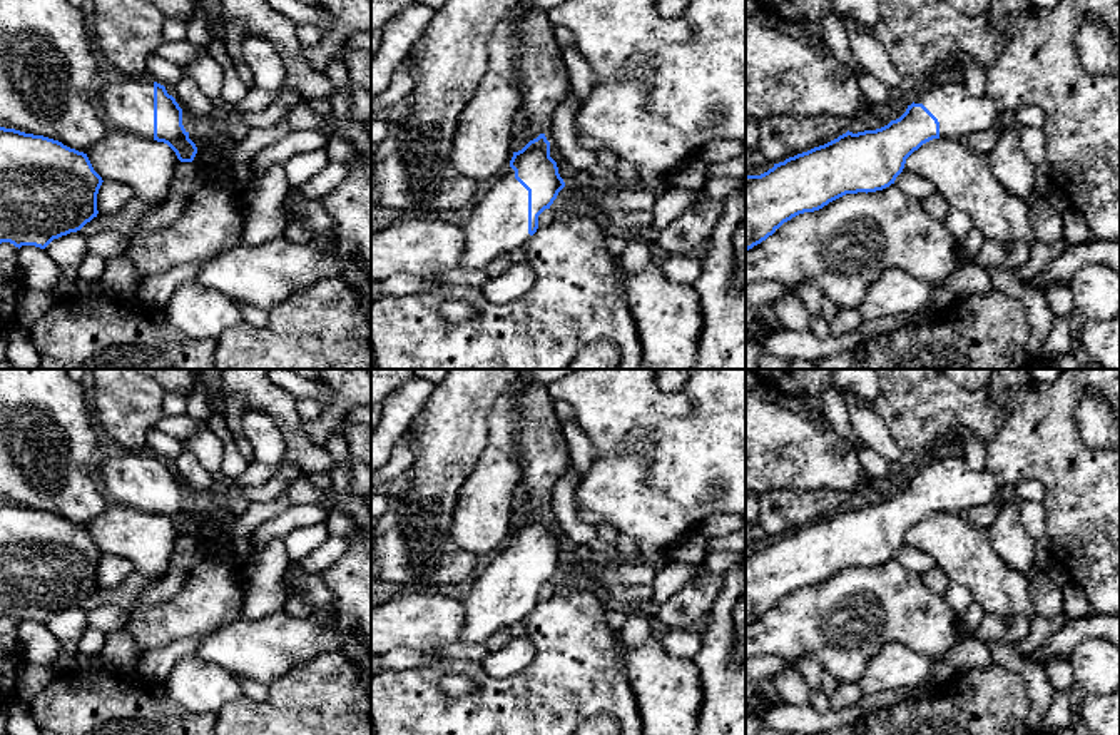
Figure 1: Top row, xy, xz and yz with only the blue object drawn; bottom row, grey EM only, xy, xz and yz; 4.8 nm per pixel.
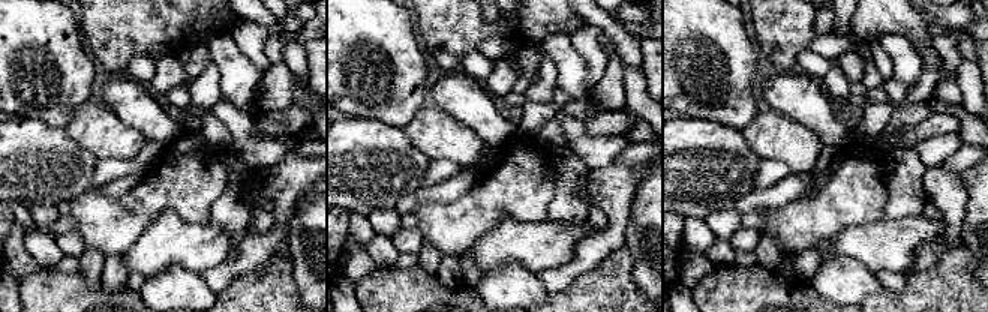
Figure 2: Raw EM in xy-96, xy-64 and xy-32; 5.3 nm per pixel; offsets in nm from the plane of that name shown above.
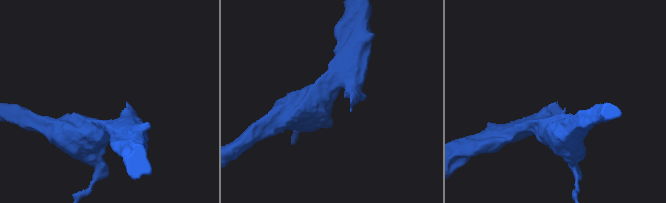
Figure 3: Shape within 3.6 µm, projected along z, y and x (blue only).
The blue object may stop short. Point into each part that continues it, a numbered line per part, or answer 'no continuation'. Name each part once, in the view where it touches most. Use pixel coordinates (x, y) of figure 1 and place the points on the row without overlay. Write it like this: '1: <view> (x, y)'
1: xz (498, 597)

